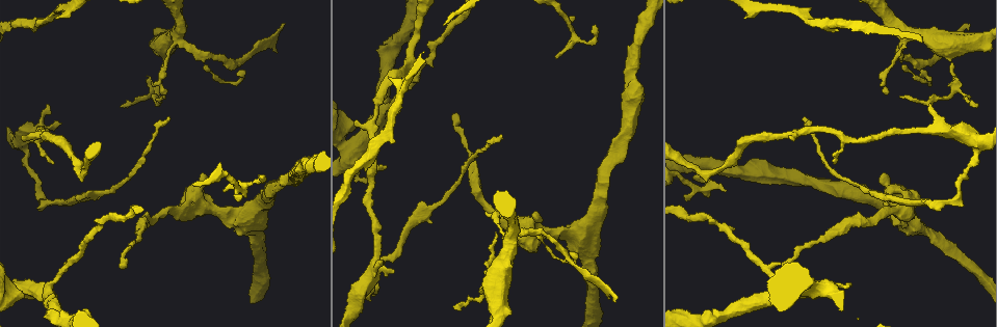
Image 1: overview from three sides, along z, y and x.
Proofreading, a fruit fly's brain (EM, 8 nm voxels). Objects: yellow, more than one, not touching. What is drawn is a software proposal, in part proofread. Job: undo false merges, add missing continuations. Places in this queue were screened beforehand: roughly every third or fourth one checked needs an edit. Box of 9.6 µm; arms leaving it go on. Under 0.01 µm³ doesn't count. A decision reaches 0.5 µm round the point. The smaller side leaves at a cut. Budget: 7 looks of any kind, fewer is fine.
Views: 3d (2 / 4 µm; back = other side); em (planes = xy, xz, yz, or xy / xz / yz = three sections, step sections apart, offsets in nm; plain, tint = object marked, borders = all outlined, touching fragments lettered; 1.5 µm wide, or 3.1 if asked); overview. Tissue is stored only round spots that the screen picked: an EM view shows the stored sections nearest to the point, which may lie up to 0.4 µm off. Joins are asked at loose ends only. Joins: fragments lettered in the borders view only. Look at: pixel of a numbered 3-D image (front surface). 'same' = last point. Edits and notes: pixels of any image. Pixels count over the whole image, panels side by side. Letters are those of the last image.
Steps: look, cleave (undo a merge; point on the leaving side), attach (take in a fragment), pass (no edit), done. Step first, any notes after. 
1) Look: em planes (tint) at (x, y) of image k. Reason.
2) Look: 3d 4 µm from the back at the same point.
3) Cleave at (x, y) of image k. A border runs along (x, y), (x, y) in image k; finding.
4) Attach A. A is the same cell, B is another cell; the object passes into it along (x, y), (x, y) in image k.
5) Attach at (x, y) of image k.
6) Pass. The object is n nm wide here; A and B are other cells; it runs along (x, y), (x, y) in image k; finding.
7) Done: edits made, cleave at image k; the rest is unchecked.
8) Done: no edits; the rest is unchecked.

Look: em planes (plain) at (613, 299) of image 1. Thin end.

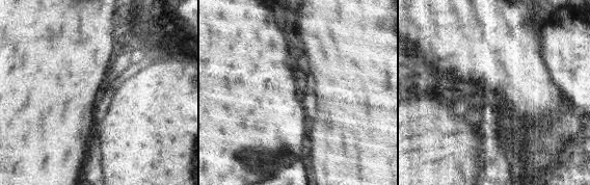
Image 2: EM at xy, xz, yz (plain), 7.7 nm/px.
Look: em planes (borders) at the same point.

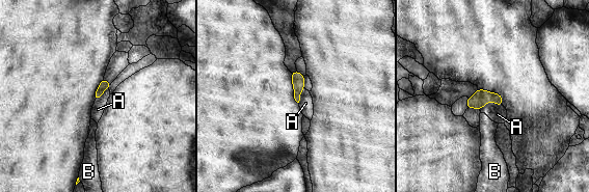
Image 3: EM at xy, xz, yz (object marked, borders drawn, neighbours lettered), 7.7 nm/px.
Pass. The object is 80 nm wide here; A and B are other cells; a border runs along (502, 105), (489, 101), (480, 110) in image 3; no lettered fragment goes on from it.

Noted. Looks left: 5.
Look: 3d 2 µm at (496, 233) of image 1. Tapers out.

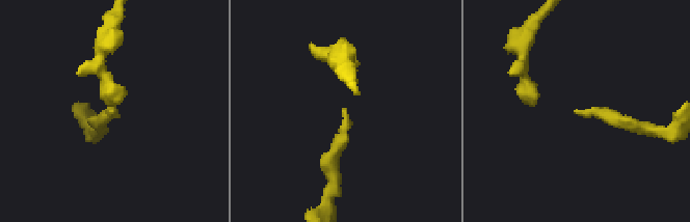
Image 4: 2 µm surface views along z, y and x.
Look: em xy step 8 (tint) at (576, 113) of image 4.

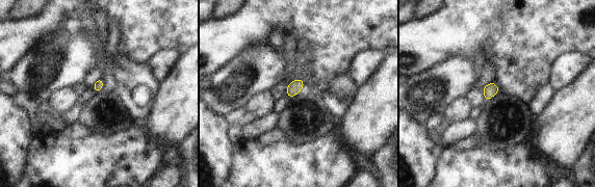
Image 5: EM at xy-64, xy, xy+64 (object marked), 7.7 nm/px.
Look: em xz step 4 (borders) at the same point.

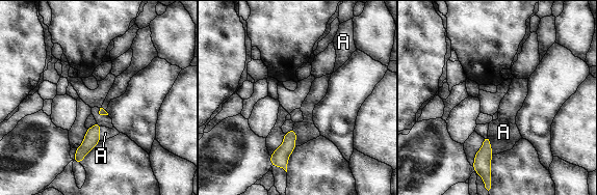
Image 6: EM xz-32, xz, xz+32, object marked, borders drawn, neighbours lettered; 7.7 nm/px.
Pass. A is another cell; a border runs along (488, 135), (493, 154) in image 6; none of them fits.

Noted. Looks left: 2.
Done: no edits; the rest is unchecked.

